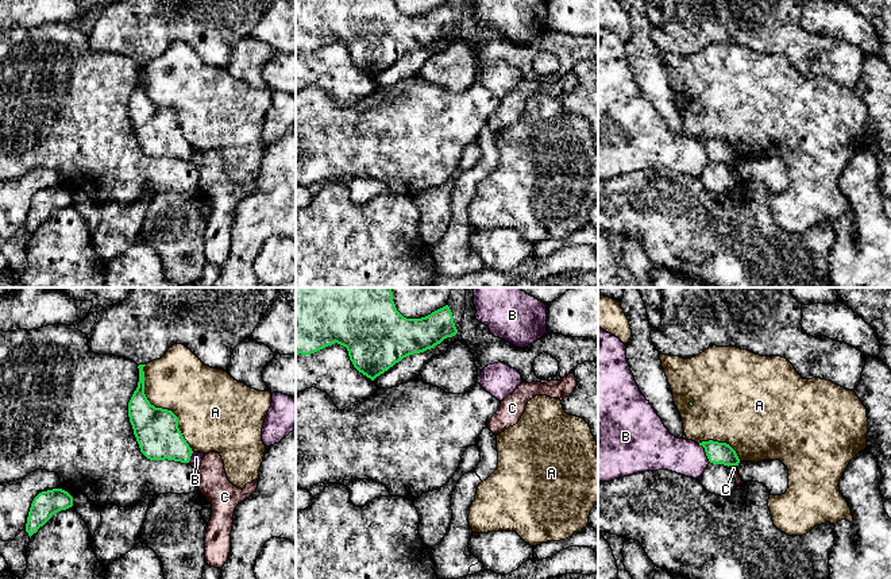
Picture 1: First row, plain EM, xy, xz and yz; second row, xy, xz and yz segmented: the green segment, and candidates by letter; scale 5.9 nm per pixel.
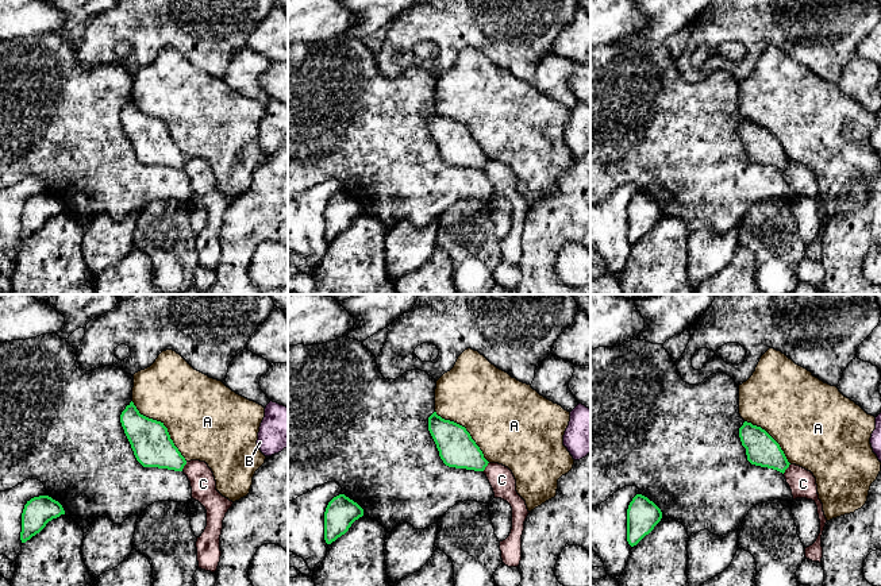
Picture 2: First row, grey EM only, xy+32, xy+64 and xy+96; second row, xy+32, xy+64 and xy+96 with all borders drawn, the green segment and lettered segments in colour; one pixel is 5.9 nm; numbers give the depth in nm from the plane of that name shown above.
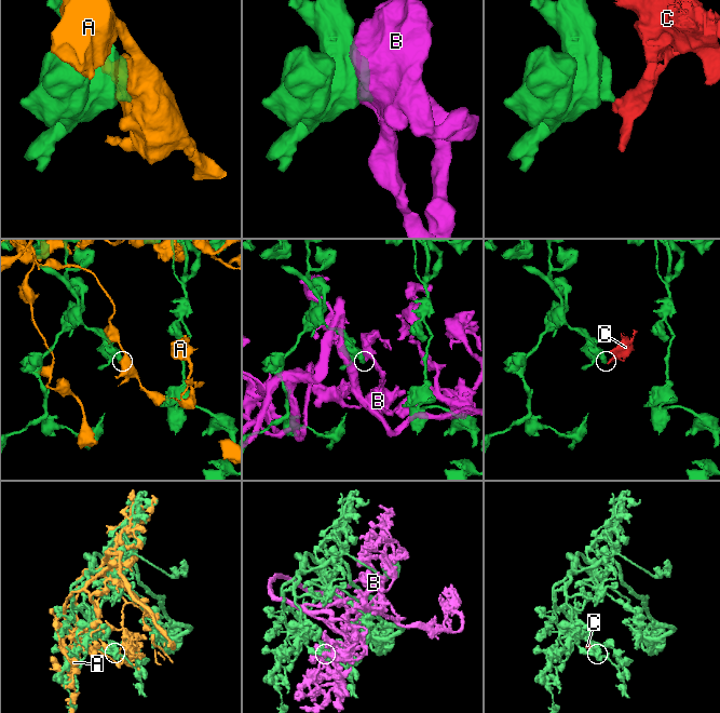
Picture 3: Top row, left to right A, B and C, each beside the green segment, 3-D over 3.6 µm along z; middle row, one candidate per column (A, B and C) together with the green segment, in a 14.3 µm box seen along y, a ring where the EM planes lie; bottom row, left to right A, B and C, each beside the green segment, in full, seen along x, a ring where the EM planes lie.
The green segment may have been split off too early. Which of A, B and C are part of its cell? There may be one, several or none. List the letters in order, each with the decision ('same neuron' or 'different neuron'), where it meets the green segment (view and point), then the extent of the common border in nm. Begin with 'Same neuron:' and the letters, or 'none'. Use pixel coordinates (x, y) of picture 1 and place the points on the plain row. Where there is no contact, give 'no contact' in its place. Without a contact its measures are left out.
Same neuron: none
A: different neuron; contact xy (161, 105); length 600 nm
B: different neuron; contact yz (705, 149); length 130 nm
C: different neuron; contact yz (732, 162); length 60 nm

